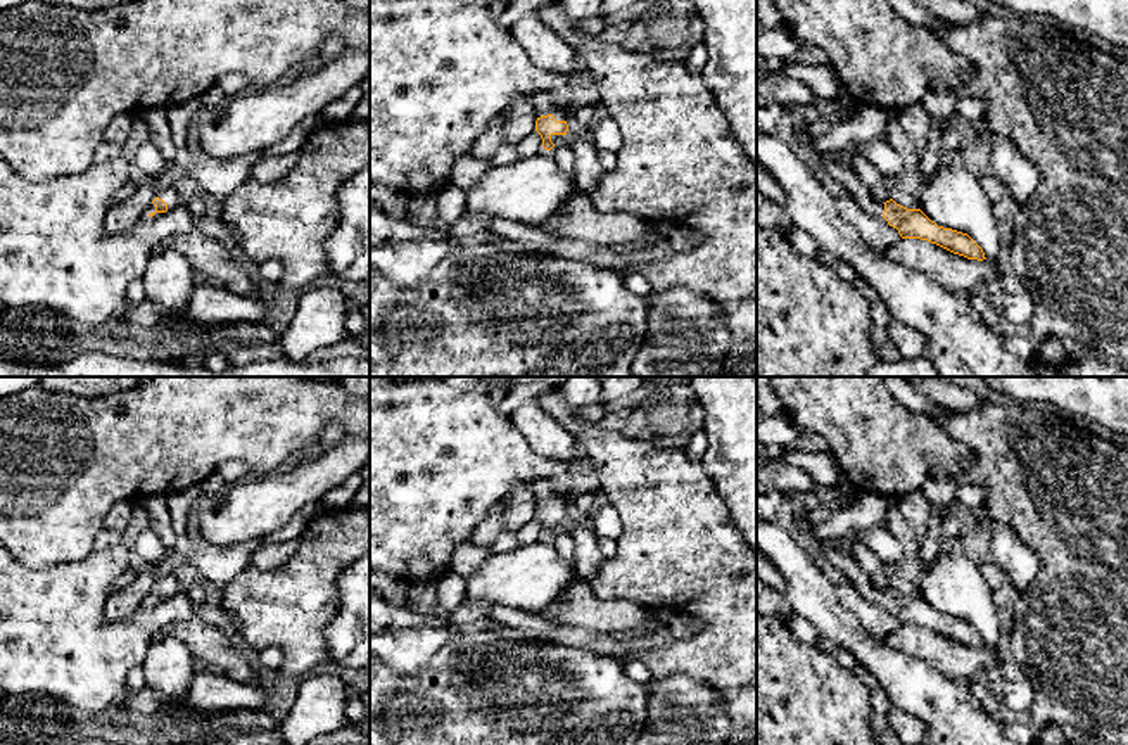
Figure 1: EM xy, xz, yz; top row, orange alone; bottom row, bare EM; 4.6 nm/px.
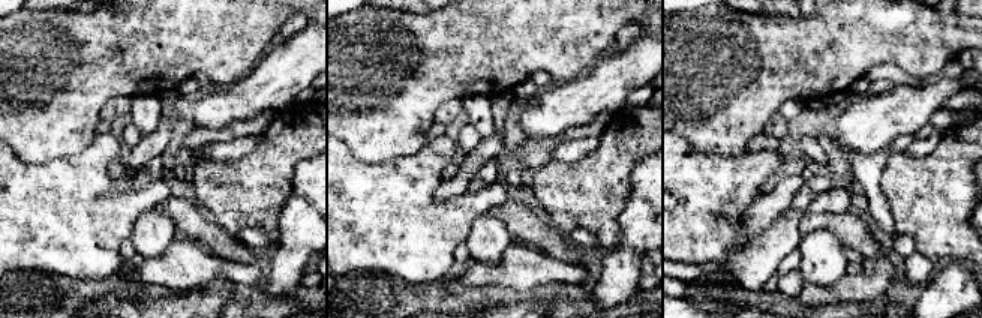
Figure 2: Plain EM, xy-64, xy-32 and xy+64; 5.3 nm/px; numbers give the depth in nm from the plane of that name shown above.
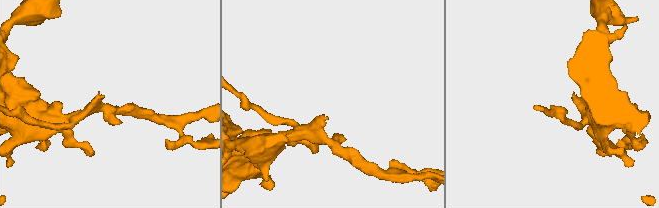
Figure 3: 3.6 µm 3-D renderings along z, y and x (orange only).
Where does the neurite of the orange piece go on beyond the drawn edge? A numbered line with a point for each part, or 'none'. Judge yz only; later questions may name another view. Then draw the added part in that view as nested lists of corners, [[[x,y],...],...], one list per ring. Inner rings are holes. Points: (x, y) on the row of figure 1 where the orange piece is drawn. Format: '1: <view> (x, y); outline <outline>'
1: yz (840, 168); outline [[[798,126],[798,131],[803,137],[803,142],[810,147],[815,147],[815,126]],[[817,150],[819,161],[824,164],[824,168],[827,169],[827,173],[841,183],[843,192],[848,194],[860,207],[864,207],[865,211],[869,211],[871,214],[876,216],[883,216],[884,207],[881,202],[878,202],[867,185],[857,176],[852,161],[836,156],[836,154],[821,154]]]

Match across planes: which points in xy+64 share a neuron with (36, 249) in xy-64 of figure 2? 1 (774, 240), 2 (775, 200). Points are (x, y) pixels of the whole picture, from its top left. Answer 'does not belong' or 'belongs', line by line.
1: belongs
2: does not belong

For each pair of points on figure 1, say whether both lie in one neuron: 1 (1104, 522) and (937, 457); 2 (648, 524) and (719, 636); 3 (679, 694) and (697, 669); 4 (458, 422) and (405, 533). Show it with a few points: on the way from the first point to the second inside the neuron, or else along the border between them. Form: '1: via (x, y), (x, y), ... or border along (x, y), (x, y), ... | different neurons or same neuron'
1: border along (947, 434), (973, 452), (975, 465), (969, 471) | different neurons
2: via (676, 552), (719, 598), (719, 609) | same neuron
3: border along (653, 678), (688, 674), (709, 685), (722, 700) | different neurons
4: via (437, 450), (405, 486), (405, 505) | same neuron

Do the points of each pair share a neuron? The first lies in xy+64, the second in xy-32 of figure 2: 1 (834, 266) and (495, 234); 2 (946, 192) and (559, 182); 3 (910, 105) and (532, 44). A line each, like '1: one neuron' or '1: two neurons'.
1: one neuron
2: one neuron
3: two neurons

